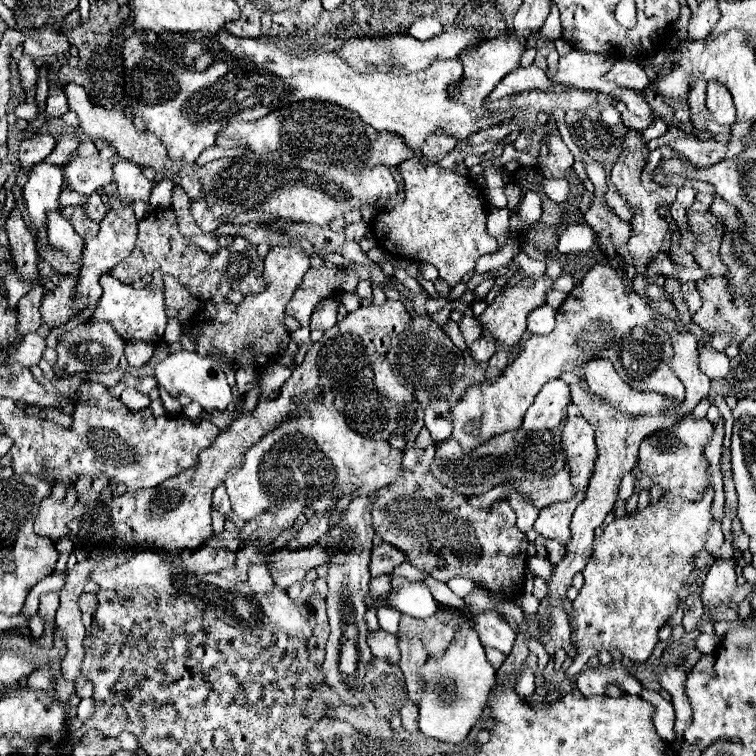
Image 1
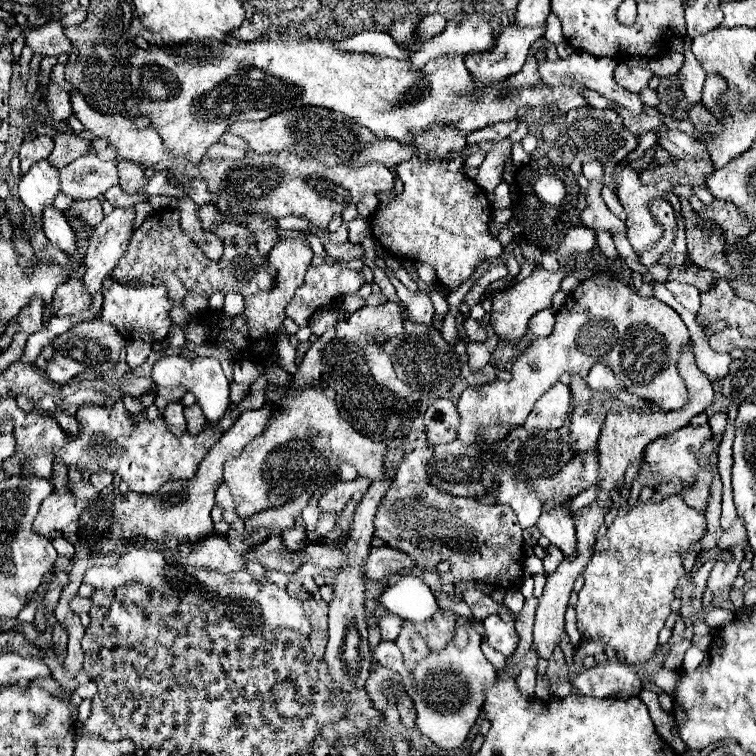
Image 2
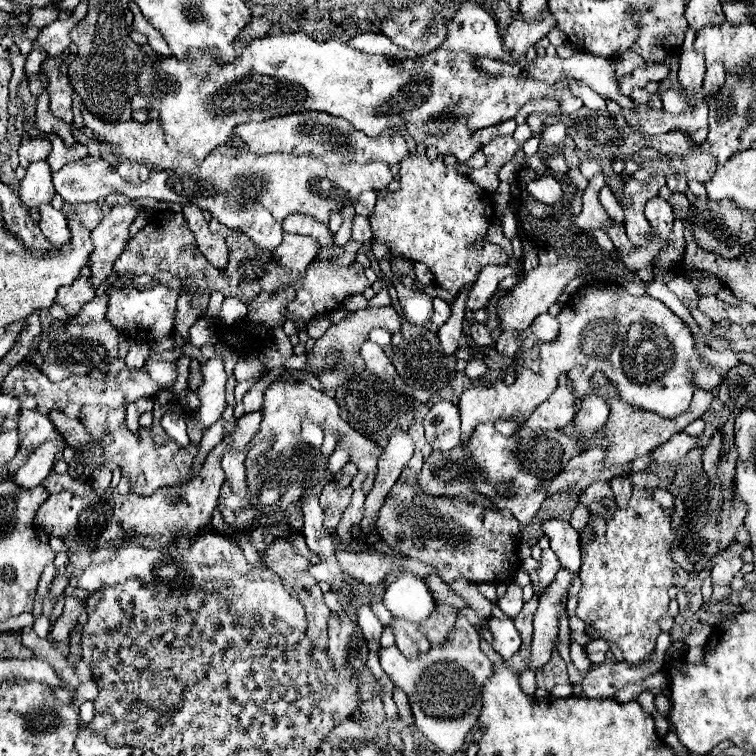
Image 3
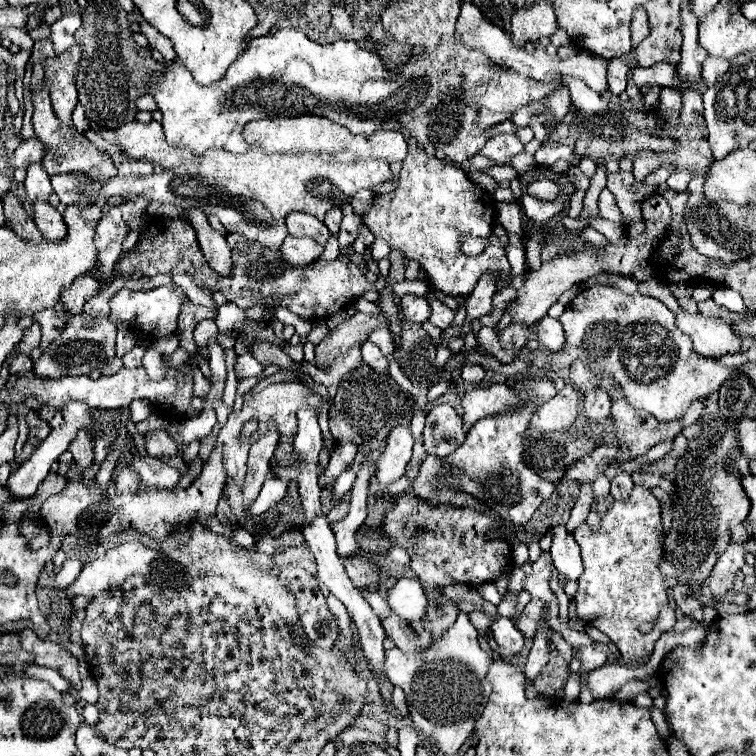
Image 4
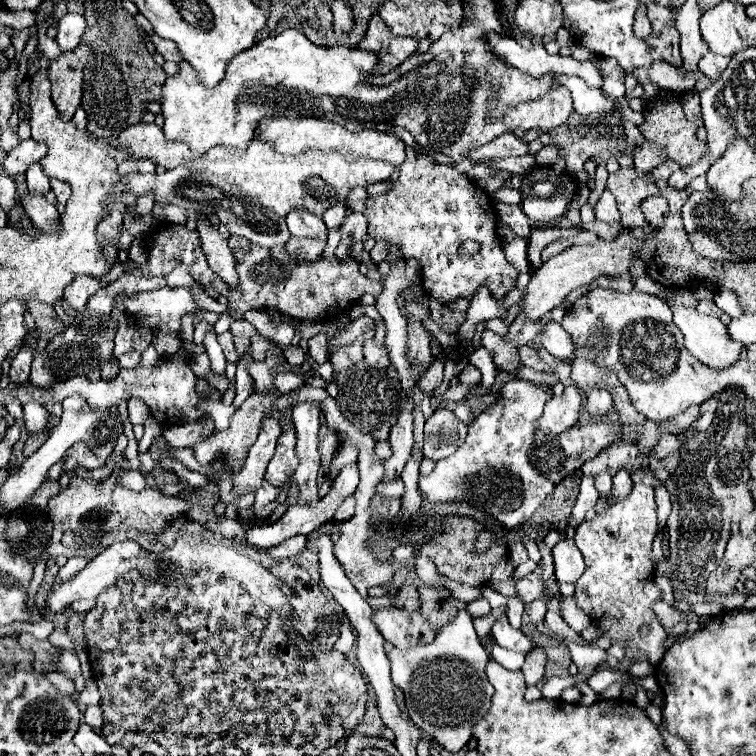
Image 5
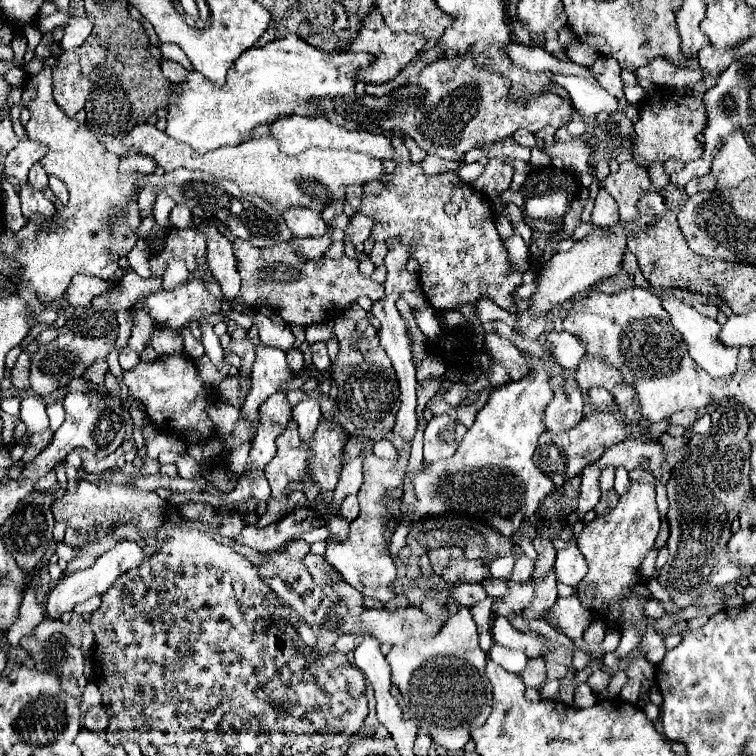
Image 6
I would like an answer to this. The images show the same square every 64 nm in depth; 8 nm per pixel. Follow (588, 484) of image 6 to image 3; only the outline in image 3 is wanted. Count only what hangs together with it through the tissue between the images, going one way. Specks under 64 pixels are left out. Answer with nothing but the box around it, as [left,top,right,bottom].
[570,506,590,530]

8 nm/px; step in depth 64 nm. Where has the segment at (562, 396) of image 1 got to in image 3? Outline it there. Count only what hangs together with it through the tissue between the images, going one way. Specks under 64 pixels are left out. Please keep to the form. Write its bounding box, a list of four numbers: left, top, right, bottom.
[524,386,576,430]

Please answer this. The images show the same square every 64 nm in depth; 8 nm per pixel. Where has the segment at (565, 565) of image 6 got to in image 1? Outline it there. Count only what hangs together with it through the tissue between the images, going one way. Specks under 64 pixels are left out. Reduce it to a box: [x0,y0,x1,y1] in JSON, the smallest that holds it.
[534,494,585,544]

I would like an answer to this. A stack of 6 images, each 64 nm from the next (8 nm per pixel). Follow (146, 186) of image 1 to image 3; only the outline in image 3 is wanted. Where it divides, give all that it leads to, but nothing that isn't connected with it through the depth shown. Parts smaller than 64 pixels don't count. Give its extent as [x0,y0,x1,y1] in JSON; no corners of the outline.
[116,162,150,182]

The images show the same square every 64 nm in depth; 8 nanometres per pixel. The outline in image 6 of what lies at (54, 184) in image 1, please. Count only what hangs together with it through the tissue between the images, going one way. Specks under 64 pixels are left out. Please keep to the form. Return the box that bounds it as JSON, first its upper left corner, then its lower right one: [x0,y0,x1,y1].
[28,164,48,190]

